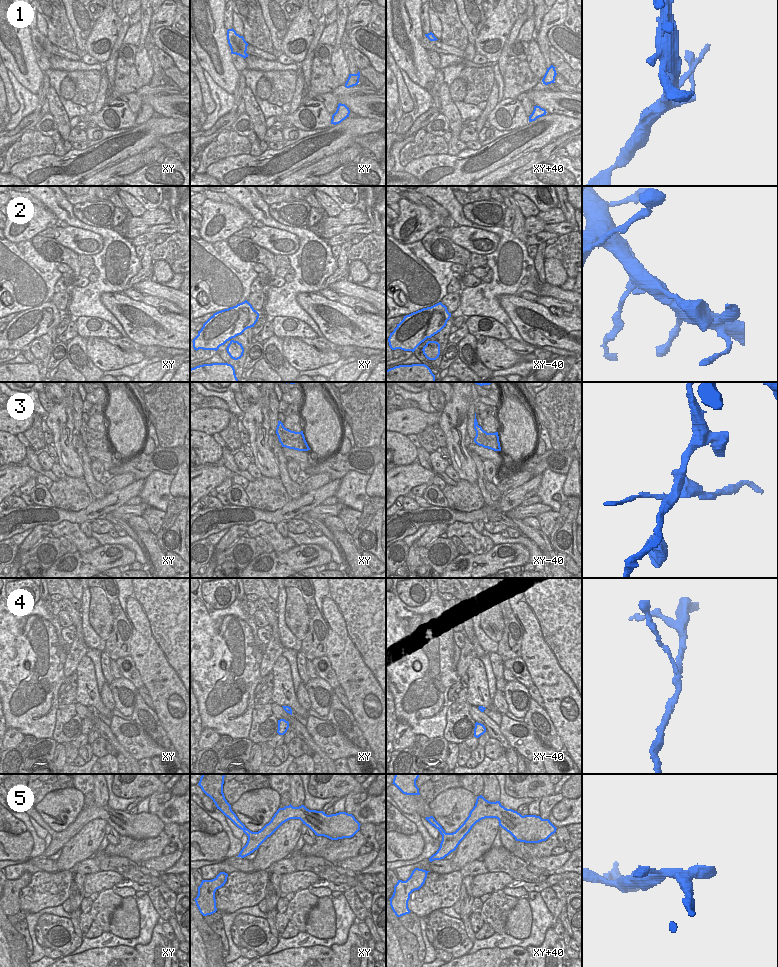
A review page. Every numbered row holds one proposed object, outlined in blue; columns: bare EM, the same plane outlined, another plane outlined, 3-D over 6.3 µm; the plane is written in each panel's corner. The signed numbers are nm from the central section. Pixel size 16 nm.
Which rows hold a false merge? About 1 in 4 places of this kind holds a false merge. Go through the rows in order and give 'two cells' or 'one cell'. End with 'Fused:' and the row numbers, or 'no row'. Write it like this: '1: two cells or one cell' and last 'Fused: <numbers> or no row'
1: two cells
2: one cell
3: two cells
4: one cell
5: one cell
Fused: 1, 3

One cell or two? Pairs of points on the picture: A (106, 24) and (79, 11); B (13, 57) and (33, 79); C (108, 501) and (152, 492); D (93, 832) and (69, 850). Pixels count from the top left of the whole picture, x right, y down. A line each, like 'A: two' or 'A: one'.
A: two
B: one
C: two
D: one

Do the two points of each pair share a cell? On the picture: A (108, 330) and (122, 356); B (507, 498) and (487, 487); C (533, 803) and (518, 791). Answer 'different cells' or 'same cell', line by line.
A: different cells
B: different cells
C: different cells

